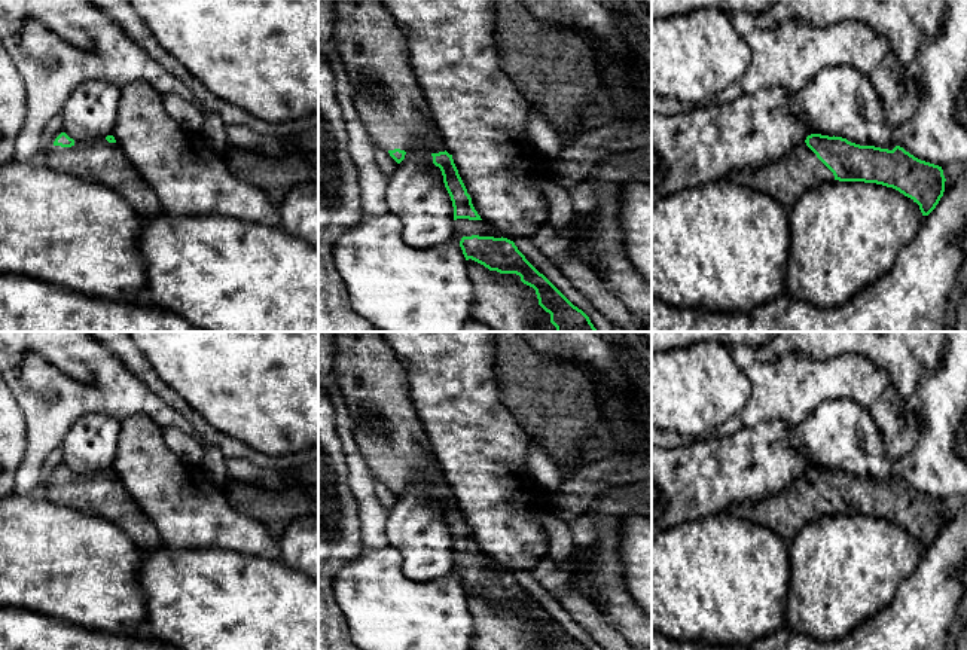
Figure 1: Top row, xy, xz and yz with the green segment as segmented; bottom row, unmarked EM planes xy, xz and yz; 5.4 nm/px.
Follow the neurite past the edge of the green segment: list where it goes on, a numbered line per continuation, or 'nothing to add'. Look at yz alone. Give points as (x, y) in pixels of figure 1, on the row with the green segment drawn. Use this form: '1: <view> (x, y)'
1: yz (786, 180)

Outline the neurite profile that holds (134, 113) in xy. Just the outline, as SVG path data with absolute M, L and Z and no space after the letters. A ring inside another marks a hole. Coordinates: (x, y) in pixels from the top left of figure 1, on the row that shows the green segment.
M135 80L121 88L118 120L112 135L125 152L128 161L155 190L164 213L177 216L219 214L248 223L280 226L278 208L263 190L234 176L225 155L217 153L199 132L192 132L176 123L162 104L162 95L143 80Z

